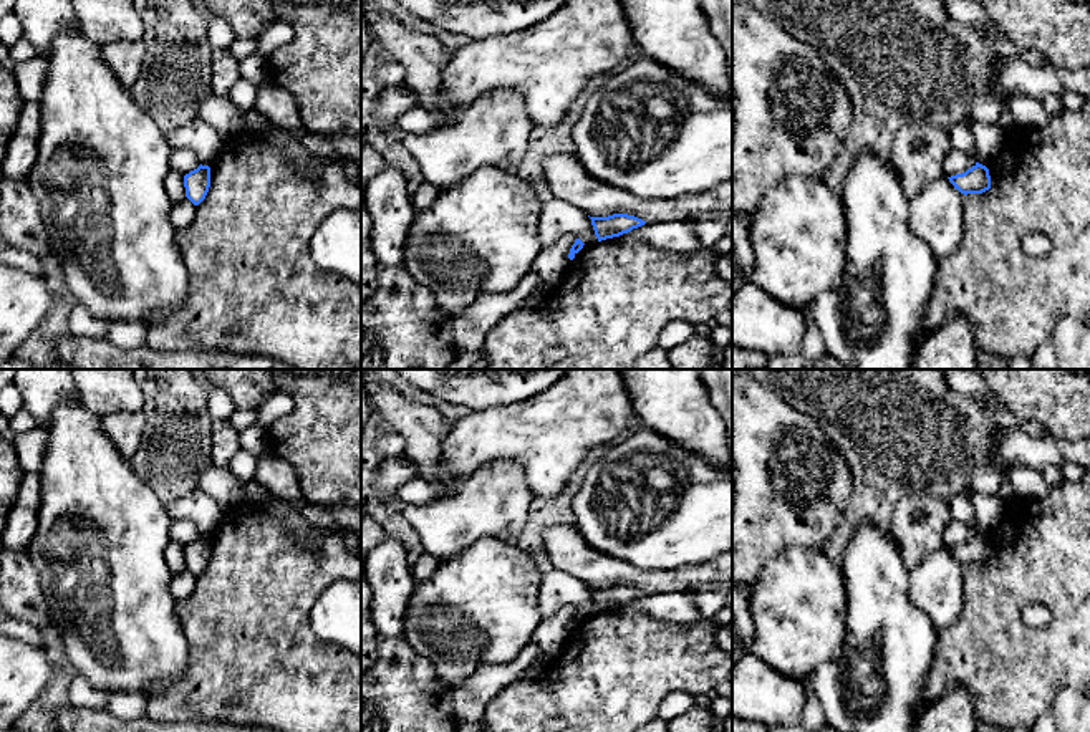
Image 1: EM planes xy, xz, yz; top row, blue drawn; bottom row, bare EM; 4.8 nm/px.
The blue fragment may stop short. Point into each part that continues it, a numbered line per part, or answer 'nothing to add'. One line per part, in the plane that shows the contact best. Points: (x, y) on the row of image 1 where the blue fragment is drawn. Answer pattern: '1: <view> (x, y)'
nothing to add

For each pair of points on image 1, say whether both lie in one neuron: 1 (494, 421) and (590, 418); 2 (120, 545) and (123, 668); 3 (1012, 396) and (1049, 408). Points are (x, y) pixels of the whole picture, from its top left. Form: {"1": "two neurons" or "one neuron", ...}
{"1": "one neuron", "2": "one neuron", "3": "one neuron"}

